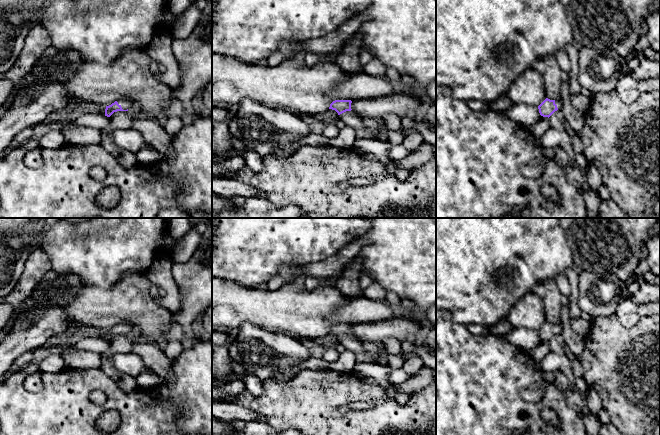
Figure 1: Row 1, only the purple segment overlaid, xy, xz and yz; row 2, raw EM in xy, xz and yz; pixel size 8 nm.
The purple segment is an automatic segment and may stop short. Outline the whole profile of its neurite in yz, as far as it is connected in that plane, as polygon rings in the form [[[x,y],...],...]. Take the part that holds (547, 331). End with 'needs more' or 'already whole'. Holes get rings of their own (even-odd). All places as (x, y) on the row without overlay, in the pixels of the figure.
[[[561,321],[557,324],[550,324],[546,322],[539,330],[539,337],[543,341],[550,341],[555,335],[561,334],[563,330],[563,324]]] | needs more

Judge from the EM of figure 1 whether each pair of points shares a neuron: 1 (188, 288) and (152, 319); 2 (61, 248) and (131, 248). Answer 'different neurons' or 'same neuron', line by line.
1: different neurons
2: same neuron

